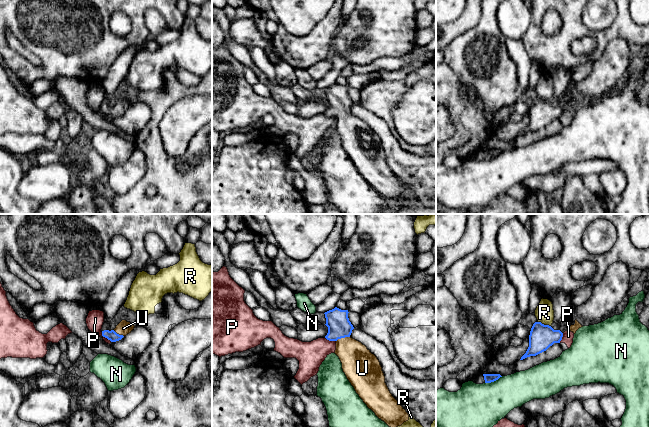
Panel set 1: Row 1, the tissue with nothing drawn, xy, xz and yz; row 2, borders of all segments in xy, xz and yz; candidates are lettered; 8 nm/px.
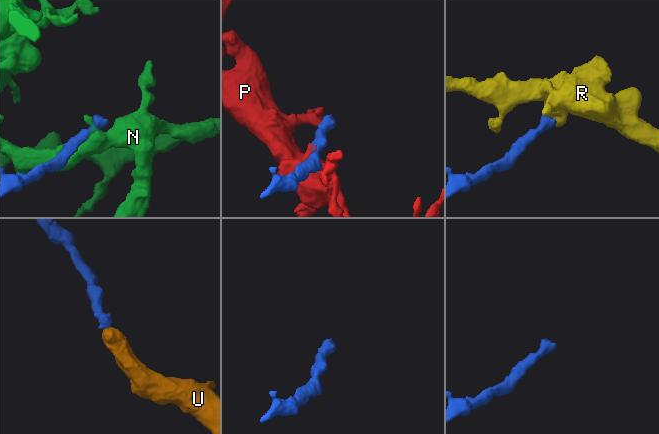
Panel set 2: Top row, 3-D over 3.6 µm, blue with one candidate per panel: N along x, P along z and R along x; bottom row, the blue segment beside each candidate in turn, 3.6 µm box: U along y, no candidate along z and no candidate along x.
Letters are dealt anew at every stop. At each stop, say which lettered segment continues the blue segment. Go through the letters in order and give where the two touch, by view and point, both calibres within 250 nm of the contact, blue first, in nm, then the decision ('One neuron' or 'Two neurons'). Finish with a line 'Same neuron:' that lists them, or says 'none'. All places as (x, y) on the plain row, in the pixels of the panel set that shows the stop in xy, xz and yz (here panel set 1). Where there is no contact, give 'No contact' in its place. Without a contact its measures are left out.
N: Touches blue at yz (493, 157). Thickness 70 nm (blue) against 380 nm. Two neurons
P: Touches blue at xy (105, 113). Thickness 80 nm (blue) against 140 nm. Two neurons
R: Touches blue at yz (543, 100). Thickness 200 nm (blue) against 150 nm. Two neurons
U: Touches blue at xz (342, 113). Thickness 190 nm (blue) against 280 nm. One neuron
Same neuron: U

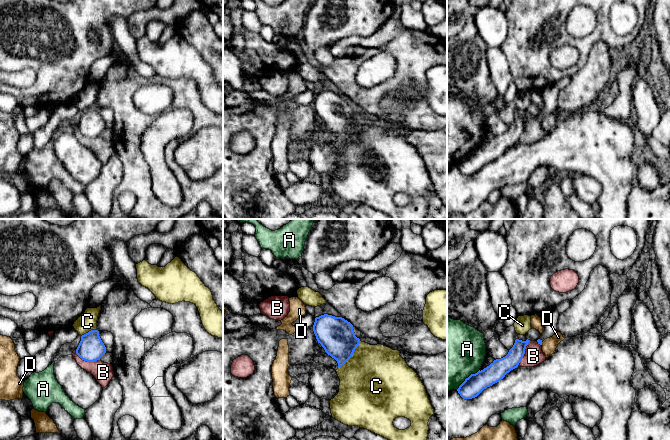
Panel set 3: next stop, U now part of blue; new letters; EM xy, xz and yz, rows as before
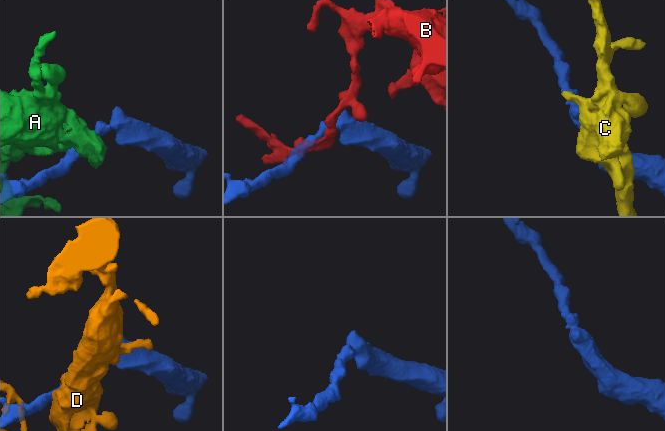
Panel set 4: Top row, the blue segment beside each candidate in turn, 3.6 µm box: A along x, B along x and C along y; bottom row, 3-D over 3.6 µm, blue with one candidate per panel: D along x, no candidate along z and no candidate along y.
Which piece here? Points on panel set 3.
A: Touches blue at yz (468, 153). Thickness 160 nm (blue) against 500 nm. Two neurons
B: Touches blue at xy (86, 136). Thickness 200 nm (blue) against 160 nm. Two neurons
C: Touches blue at xz (352, 130). Thickness 280 nm (blue) against 480 nm. Two neurons
D: Touches blue at yz (541, 120). Thickness 40 nm (blue) against 120 nm. Two neurons
Same neuron: none

